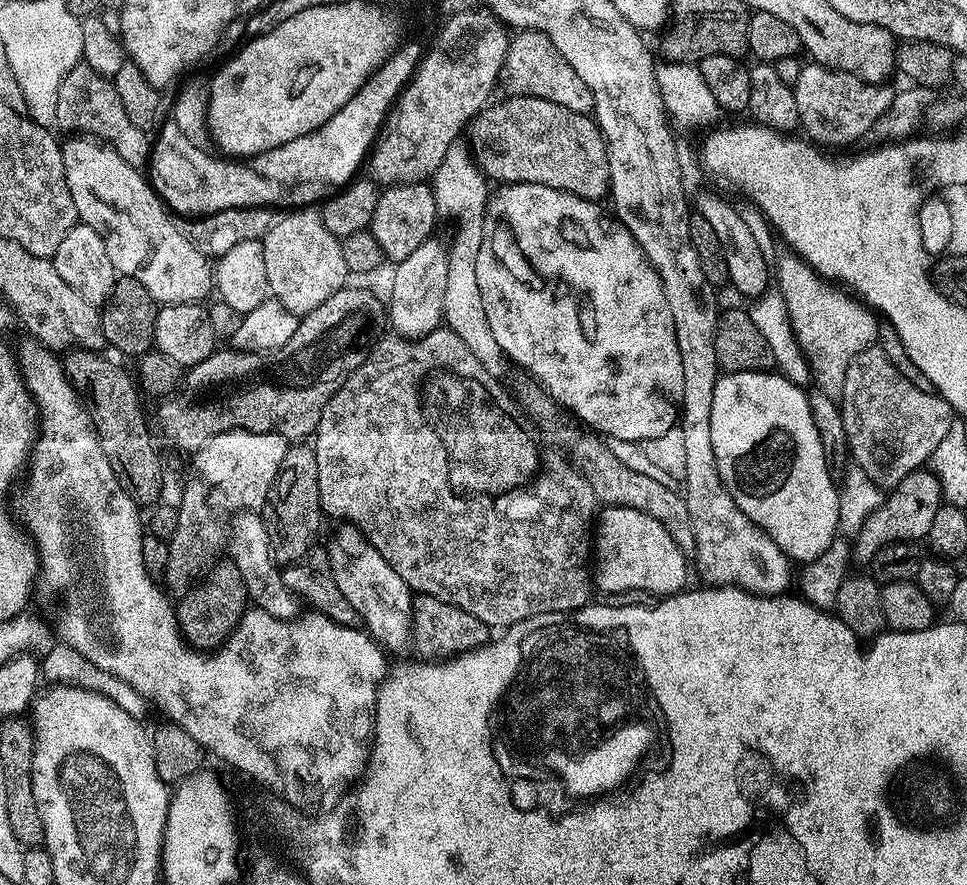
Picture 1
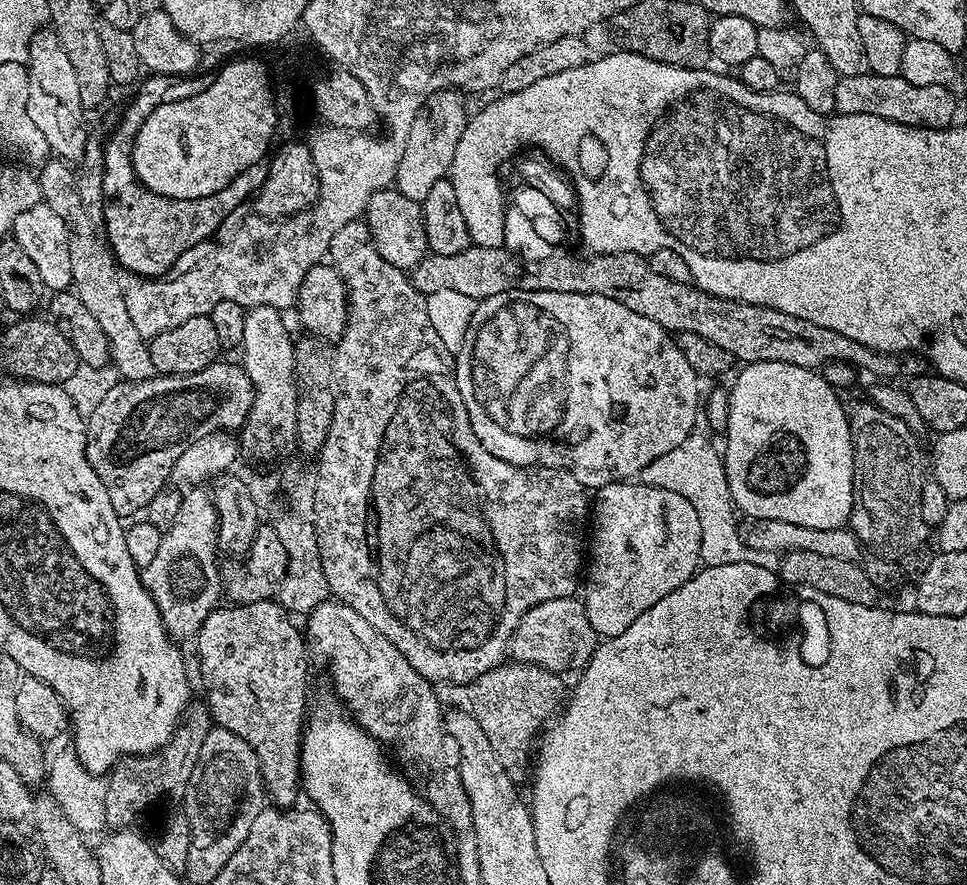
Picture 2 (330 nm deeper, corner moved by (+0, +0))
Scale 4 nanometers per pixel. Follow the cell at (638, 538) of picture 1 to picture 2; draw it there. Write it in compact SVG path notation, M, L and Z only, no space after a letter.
M639 482L607 484L595 489L594 507L590 512L590 559L586 564L582 599L586 618L590 618L590 626L594 626L597 637L622 634L638 614L646 614L654 602L666 598L670 590L678 590L678 586L701 567L701 546L702 526L698 526L698 514L682 494Z

